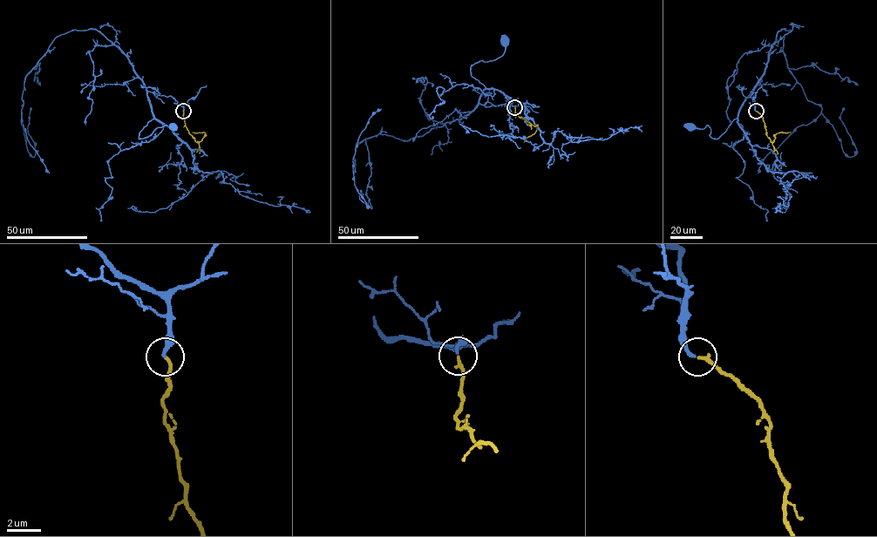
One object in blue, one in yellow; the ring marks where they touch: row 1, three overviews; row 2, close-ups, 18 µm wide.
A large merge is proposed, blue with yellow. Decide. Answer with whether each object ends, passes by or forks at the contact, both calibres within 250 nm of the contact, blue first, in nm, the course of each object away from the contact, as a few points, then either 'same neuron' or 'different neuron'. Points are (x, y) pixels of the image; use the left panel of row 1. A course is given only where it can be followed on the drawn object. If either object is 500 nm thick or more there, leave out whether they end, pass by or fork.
blue ends there; yellow ends there; 220 nm thick on the blue side, 200 nm on the other; blue runs (183, 111), (183, 106), (171, 96), (148, 91), (153, 118), (139, 139), (157, 127), (173, 126); yellow runs (183, 111), (185, 125), (194, 140), (199, 142), (205, 132), (192, 132); same neuron

